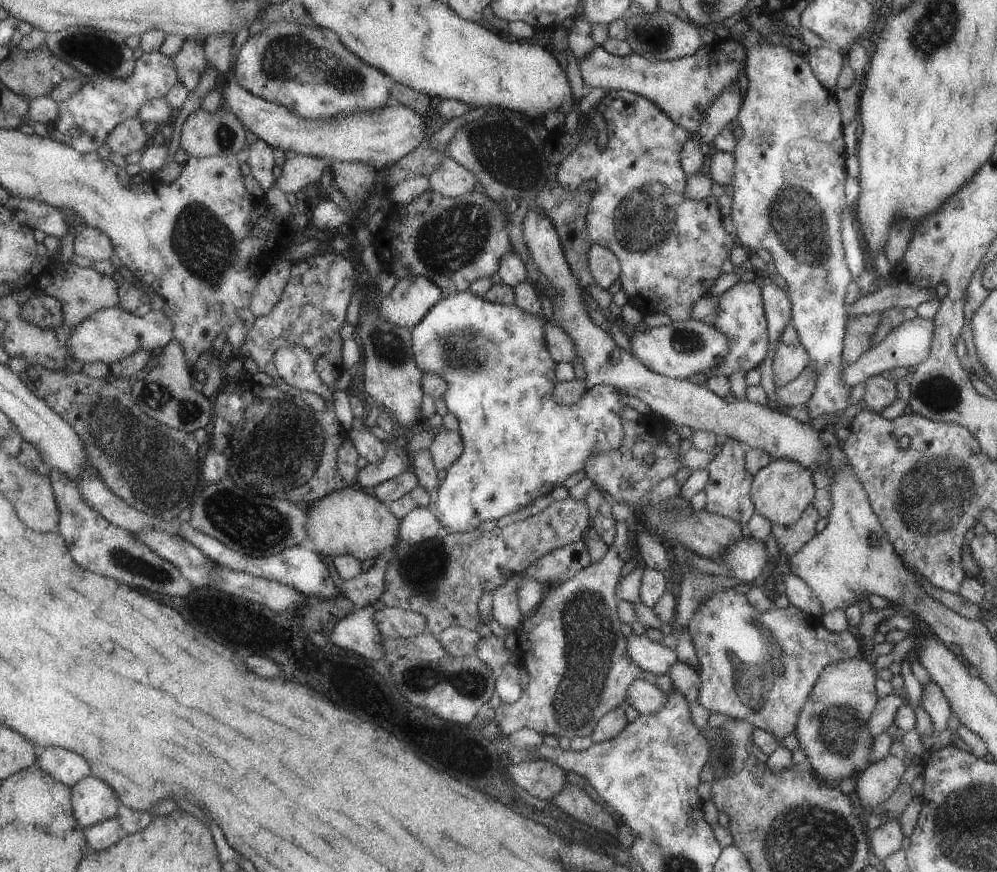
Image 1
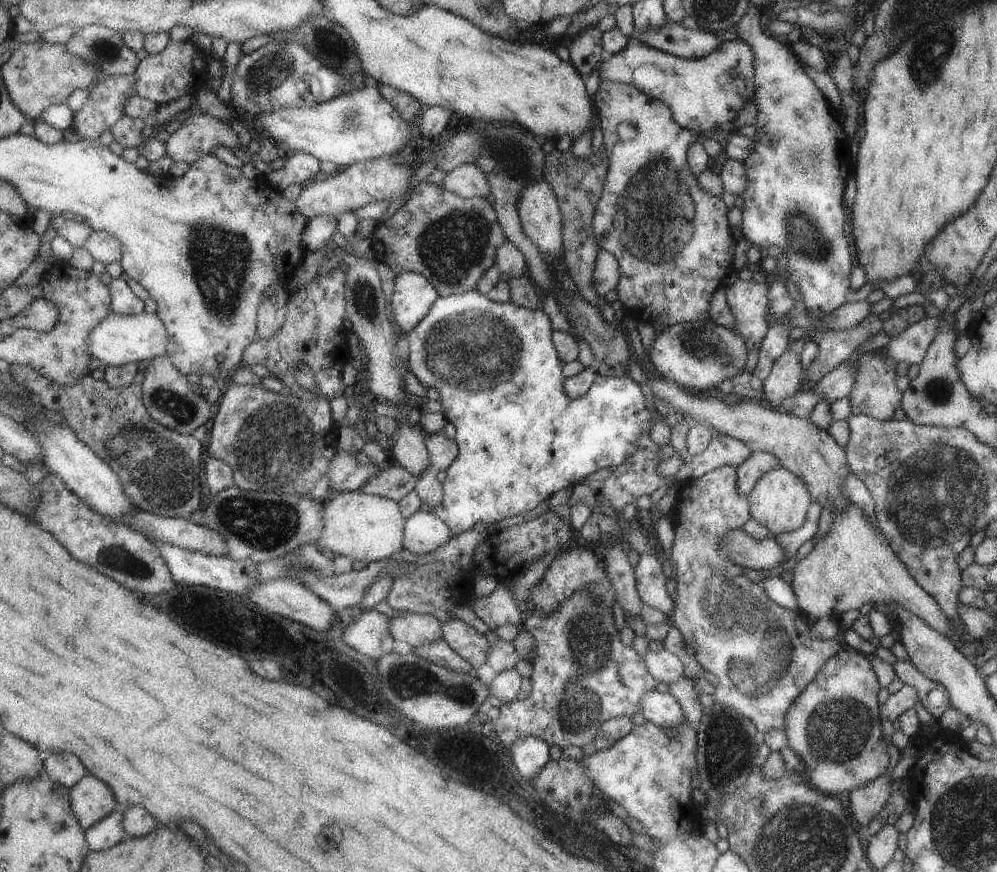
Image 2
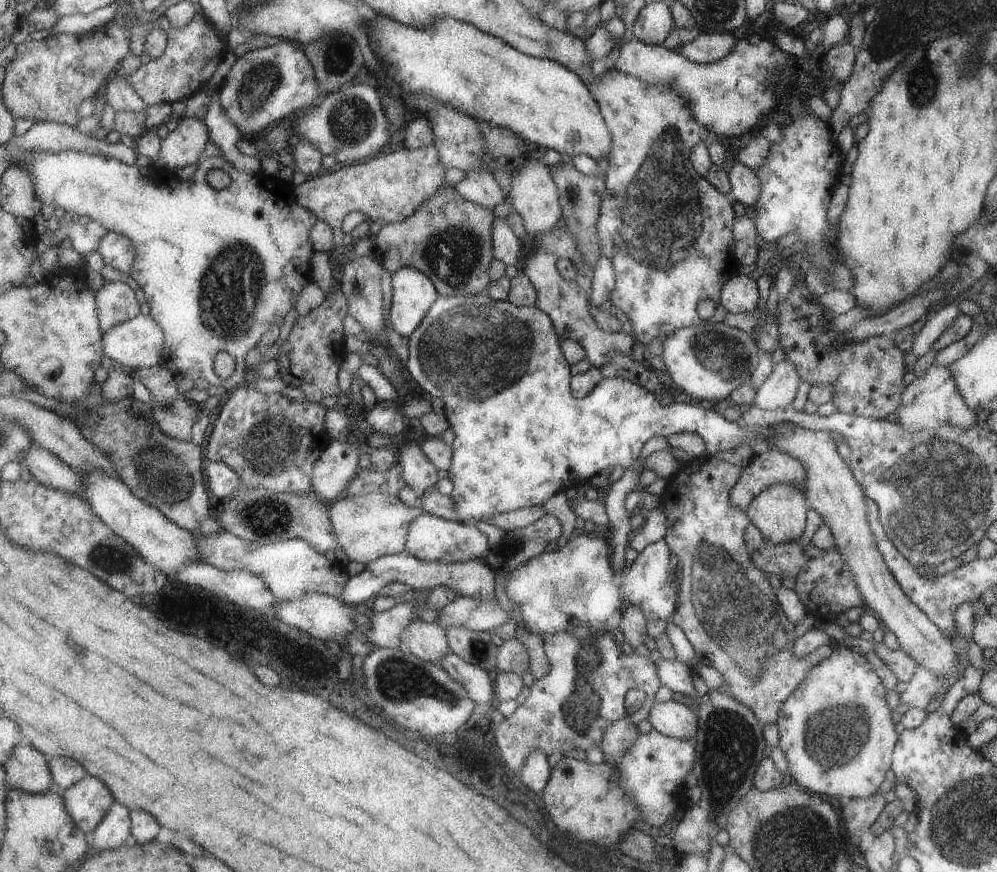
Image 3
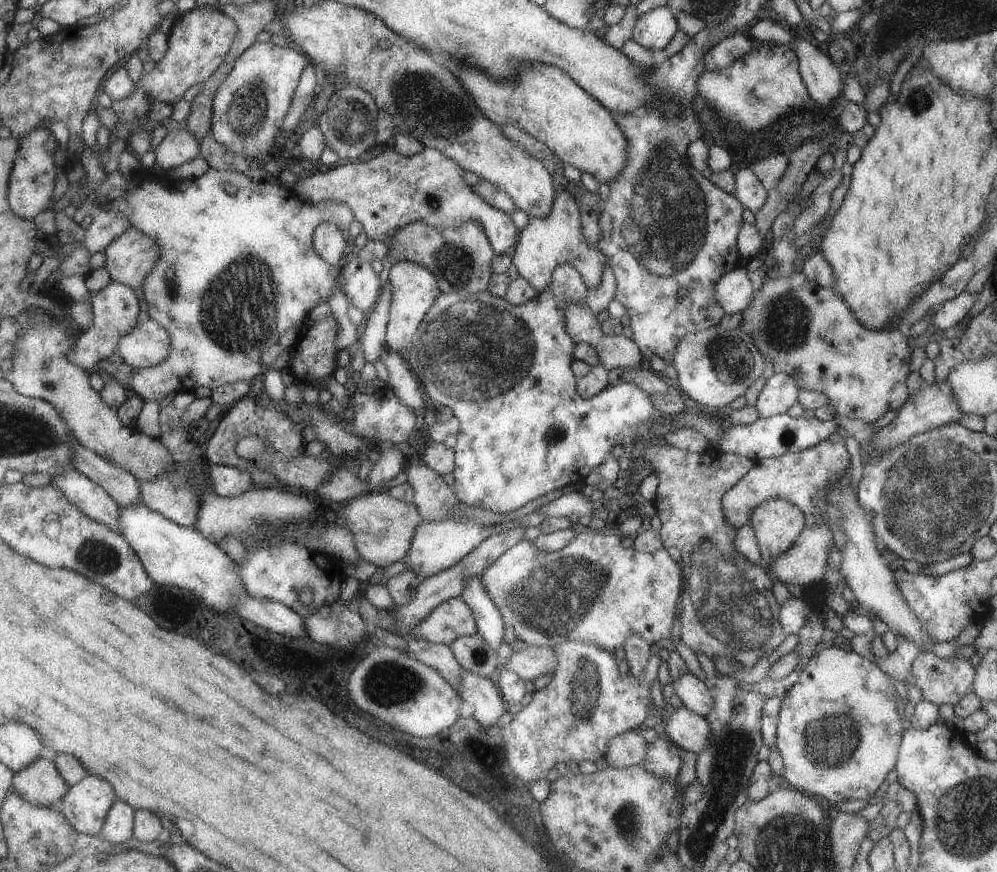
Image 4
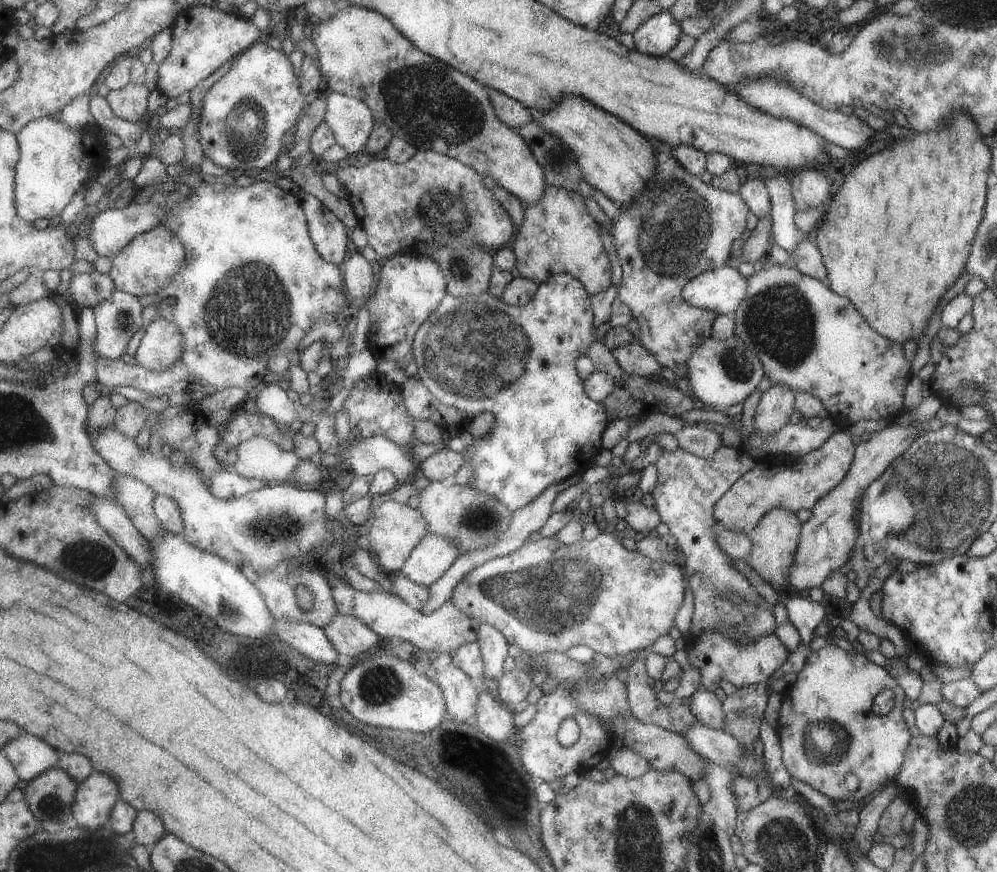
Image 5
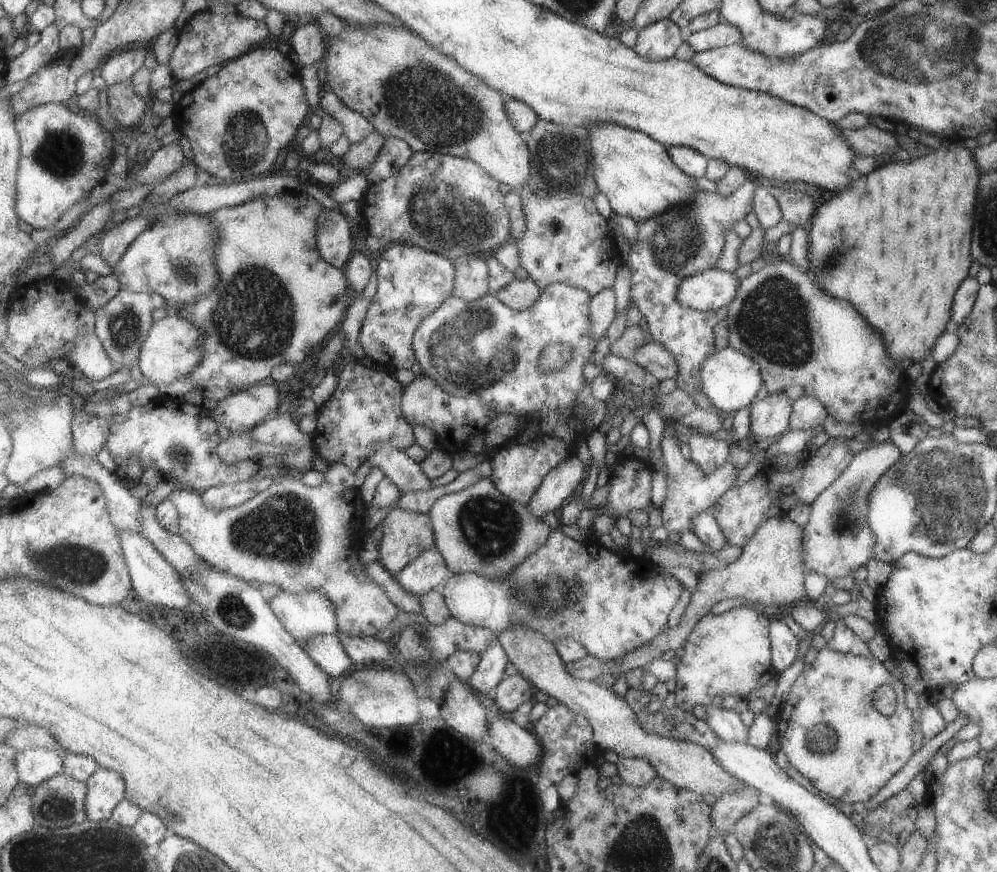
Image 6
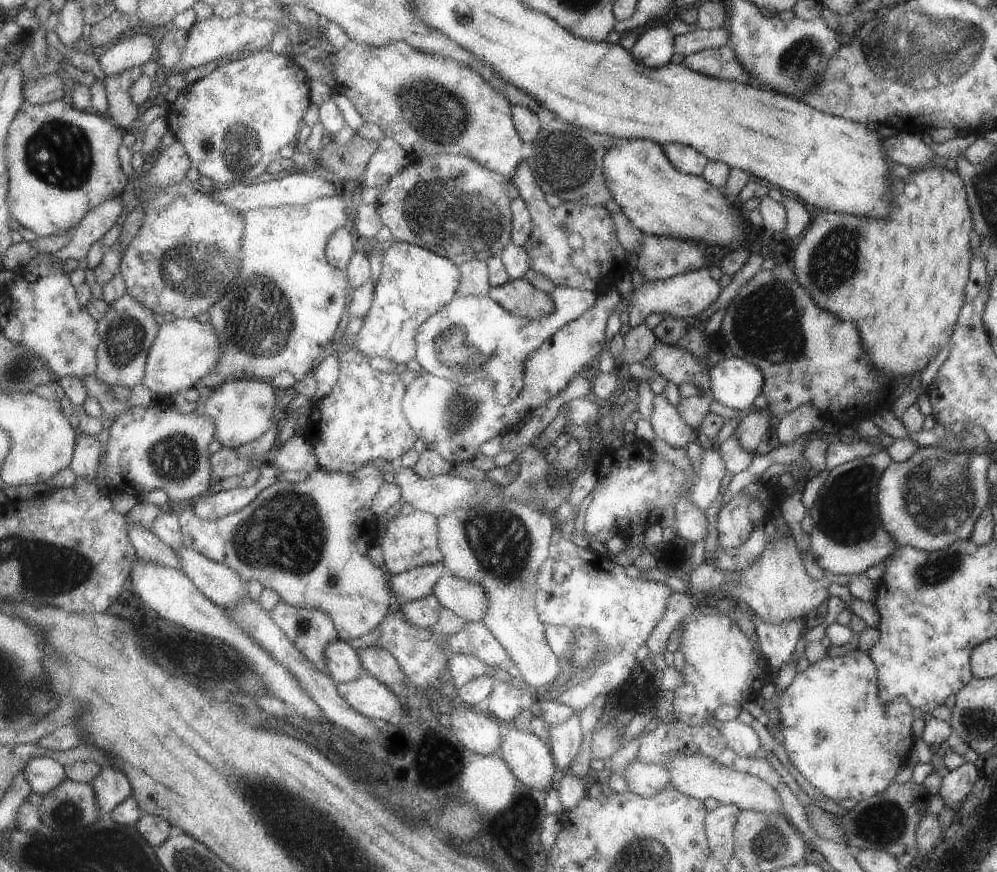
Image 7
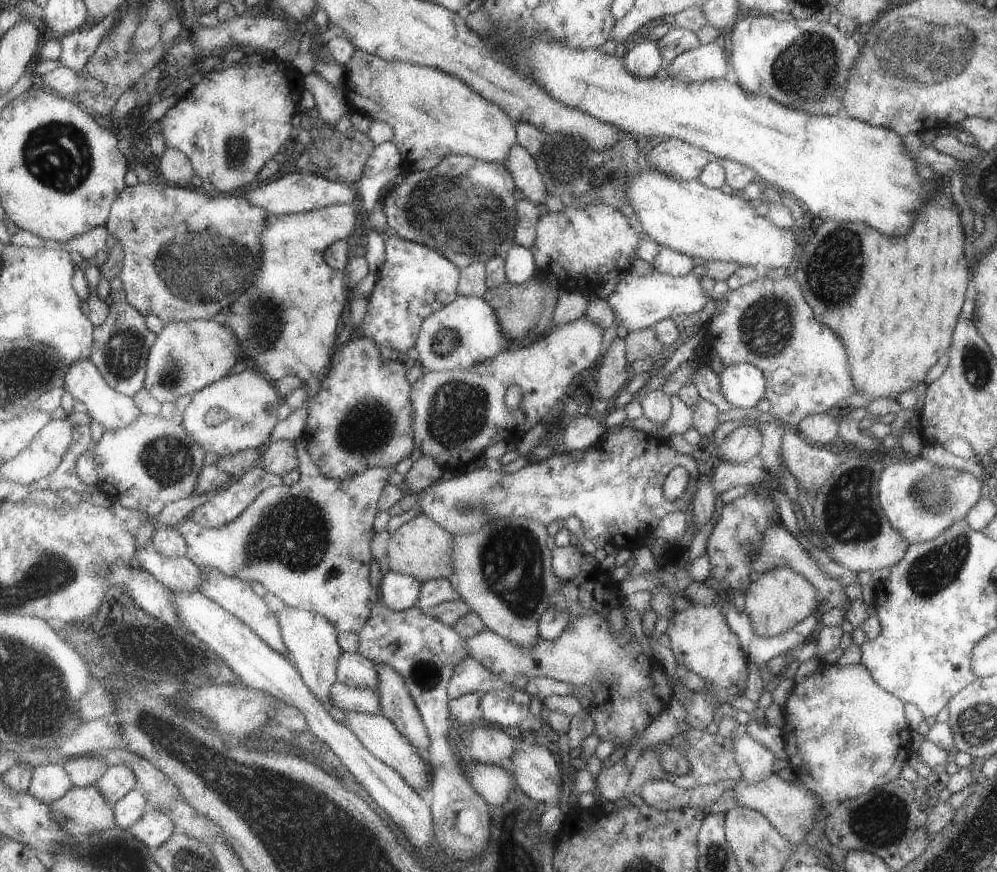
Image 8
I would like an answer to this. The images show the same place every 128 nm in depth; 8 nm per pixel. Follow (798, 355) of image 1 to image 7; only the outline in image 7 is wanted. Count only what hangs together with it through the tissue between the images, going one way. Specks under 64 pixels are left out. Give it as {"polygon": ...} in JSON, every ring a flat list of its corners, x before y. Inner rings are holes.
{"polygon":[[752,407,737,422,738,425,732,434,738,442,739,448,746,453,757,454,764,446,765,437,769,428,769,416,766,409]]}

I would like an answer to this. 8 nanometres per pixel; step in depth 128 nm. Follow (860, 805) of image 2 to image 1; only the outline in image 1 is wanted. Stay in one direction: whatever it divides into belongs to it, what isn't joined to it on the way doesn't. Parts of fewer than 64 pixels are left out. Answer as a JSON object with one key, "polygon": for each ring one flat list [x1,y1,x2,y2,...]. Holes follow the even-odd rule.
{"polygon":[[887,754,881,760,868,763,863,768,861,776,854,781,863,815,891,795,900,784,907,766,907,760]]}

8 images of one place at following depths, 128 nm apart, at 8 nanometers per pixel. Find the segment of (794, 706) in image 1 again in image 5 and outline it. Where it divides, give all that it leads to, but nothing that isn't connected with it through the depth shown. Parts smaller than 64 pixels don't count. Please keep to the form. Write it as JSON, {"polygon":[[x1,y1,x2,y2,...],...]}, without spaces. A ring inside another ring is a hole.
{"polygon":[[719,447,711,458,708,459,702,459,701,457,695,456,694,454,688,453,687,451,684,451,681,448,675,448,672,450,663,449,663,453,657,458,657,460,654,462,656,466,656,474,657,474,657,481,656,485,651,490,650,494,654,500,653,508,655,509,655,512,657,512,660,522,663,522,665,526,667,526,667,530,669,531,667,536,671,534,673,538,677,541,677,550,679,551,679,554,683,556,683,566,681,567,685,576,685,586,689,586,691,588,691,592,694,596,693,601,693,612,691,613,691,625,690,629,687,632,683,638,685,640,688,639,689,636,695,636,700,635,703,631,717,631,720,635,729,637,731,640,734,640,736,643,745,644,748,642,751,642,752,640,755,640,758,636,763,636,769,633,773,632,773,629,775,628,775,624,773,621,773,616,771,614,772,607,769,605,762,597,760,597,757,592,752,588,749,583,747,583,747,579,739,573,739,571,733,569,729,565,729,558,726,556,724,552,721,552,721,549,716,545,716,542,713,538,713,511,712,506,721,498,721,495,726,491,729,490,729,488,732,487,732,484,736,482,737,479,740,478,741,475,744,475,745,472,747,472,755,463,752,458,750,458,745,450,739,448,734,449,732,447]]}

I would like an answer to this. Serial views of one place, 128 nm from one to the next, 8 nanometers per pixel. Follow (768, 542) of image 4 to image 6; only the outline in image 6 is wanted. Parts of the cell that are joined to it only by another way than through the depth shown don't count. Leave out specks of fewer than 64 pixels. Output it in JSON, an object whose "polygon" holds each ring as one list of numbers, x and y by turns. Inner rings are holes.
{"polygon":[[785,514,774,515,763,520,749,541,741,548,739,558,723,569,711,569,707,574,698,576,695,590,691,592,685,612,673,628,665,628,659,632,651,642,635,648,616,660,598,660,595,656,586,655,584,658,564,663,564,670,580,680,594,681,601,676,618,678,630,670,647,667,653,658,661,657,667,650,677,650,681,647,691,628,710,612,713,604,732,598,743,598,749,602,759,602,769,608,780,607,786,609,801,602,810,601,806,597,803,582,803,564,801,556,802,528,791,522]]}

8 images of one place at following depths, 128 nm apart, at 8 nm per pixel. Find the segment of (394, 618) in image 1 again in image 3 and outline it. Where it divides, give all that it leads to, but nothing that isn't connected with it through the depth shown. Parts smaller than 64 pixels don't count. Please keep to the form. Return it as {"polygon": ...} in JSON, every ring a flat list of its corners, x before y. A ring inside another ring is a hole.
{"polygon":[[417,619,403,633,403,640,409,652,430,663,439,663,452,652,446,630,435,621]]}

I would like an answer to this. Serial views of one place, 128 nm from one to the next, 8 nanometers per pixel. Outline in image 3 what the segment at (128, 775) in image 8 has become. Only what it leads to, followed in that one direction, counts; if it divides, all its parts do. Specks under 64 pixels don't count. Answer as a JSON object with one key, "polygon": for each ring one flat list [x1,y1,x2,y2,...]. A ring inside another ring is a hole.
{"polygon":[[87,776,62,793,69,814,87,835,101,824,115,804,113,792,95,776]]}

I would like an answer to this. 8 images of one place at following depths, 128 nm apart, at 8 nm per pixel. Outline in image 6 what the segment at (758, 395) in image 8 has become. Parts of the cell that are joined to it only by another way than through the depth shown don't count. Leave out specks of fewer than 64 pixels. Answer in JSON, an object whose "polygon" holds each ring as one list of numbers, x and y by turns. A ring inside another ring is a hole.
{"polygon":[[725,346,721,348,721,350,714,348,713,352,711,352,709,356,705,356,705,360,703,360,701,366,699,366,700,391,713,407,724,412,736,412,741,408,745,408,749,402,753,402,756,392,761,388,761,381,760,371,754,360,729,346]]}

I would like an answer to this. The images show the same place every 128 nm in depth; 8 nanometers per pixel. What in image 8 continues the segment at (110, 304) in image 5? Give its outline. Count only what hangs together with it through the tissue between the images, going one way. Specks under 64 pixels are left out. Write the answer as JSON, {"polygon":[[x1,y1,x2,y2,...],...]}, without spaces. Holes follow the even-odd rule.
{"polygon":[[123,301,110,307,107,320,95,329,92,354,89,358,103,373,104,379,118,393,135,396,144,388,148,374,148,356,156,343,158,334,154,334,145,324,145,315,133,305]]}

